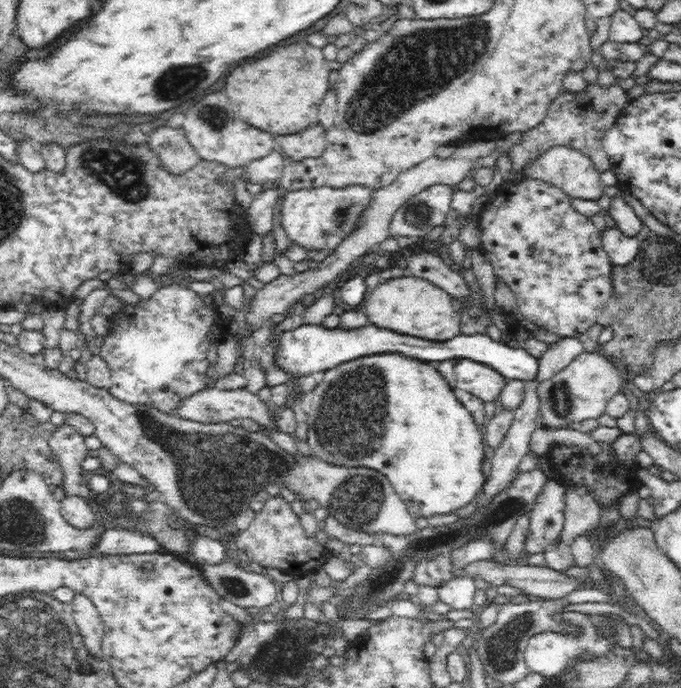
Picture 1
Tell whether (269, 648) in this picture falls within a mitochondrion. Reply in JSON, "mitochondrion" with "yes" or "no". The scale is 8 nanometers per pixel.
{"mitochondrion":"yes"}

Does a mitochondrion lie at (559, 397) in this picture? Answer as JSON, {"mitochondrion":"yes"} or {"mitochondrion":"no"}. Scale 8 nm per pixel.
{"mitochondrion":"yes"}

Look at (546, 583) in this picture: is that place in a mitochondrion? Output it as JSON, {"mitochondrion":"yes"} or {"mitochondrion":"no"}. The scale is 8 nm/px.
{"mitochondrion":"no"}

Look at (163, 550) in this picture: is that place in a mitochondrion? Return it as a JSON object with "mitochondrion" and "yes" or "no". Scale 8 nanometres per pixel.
{"mitochondrion":"no"}

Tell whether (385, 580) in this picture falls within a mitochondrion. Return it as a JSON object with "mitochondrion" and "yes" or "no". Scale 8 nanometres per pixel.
{"mitochondrion":"yes"}

